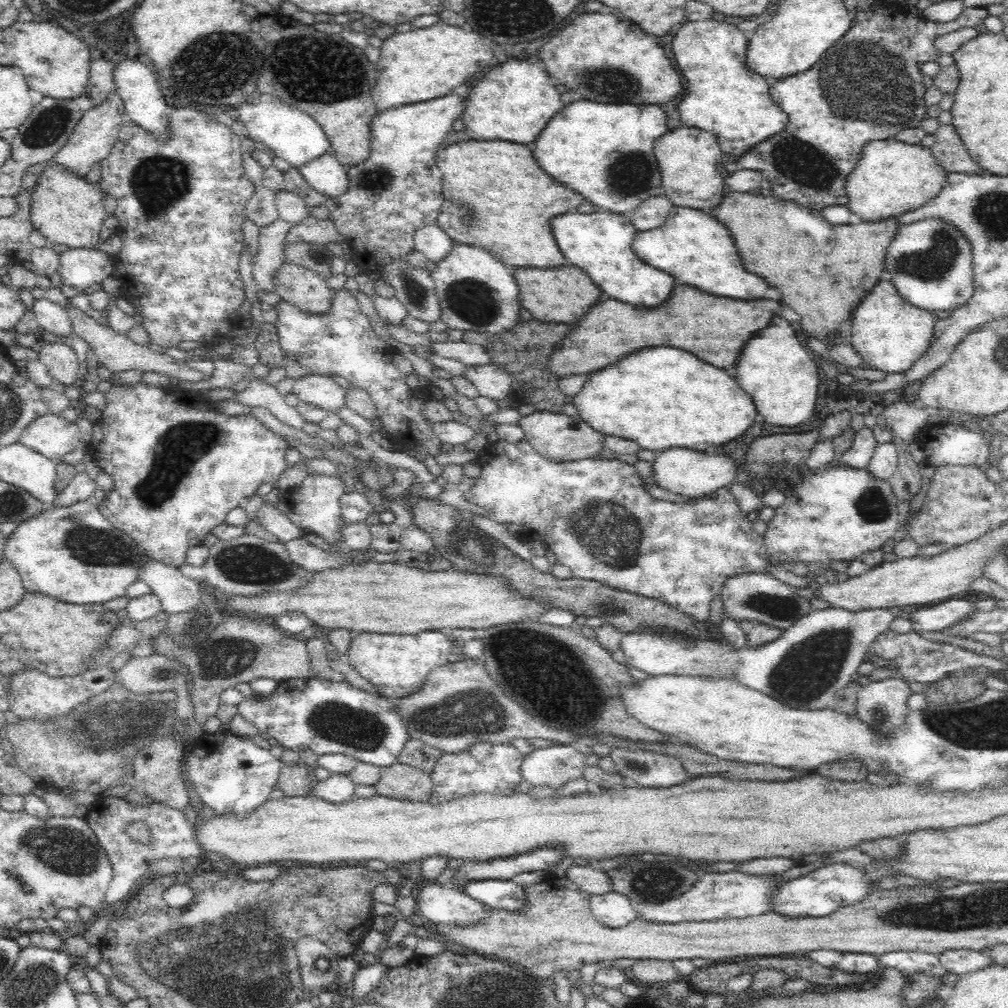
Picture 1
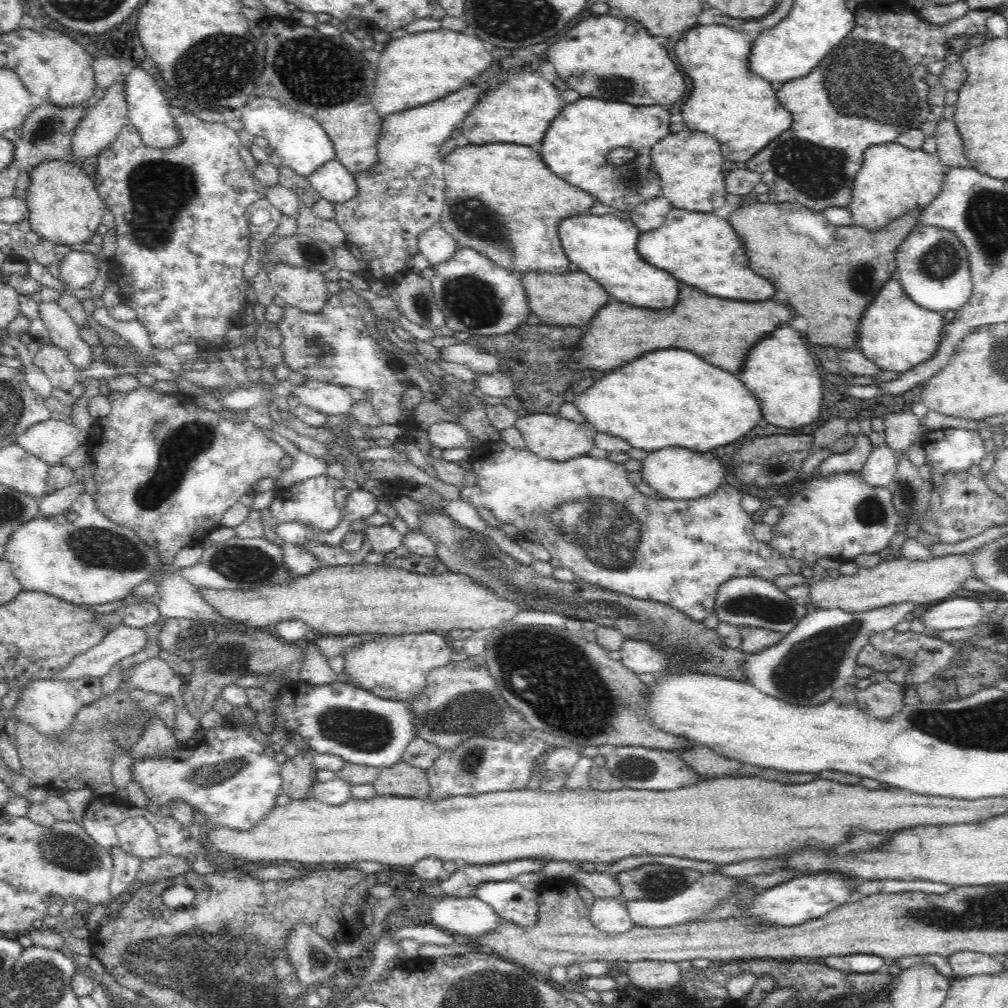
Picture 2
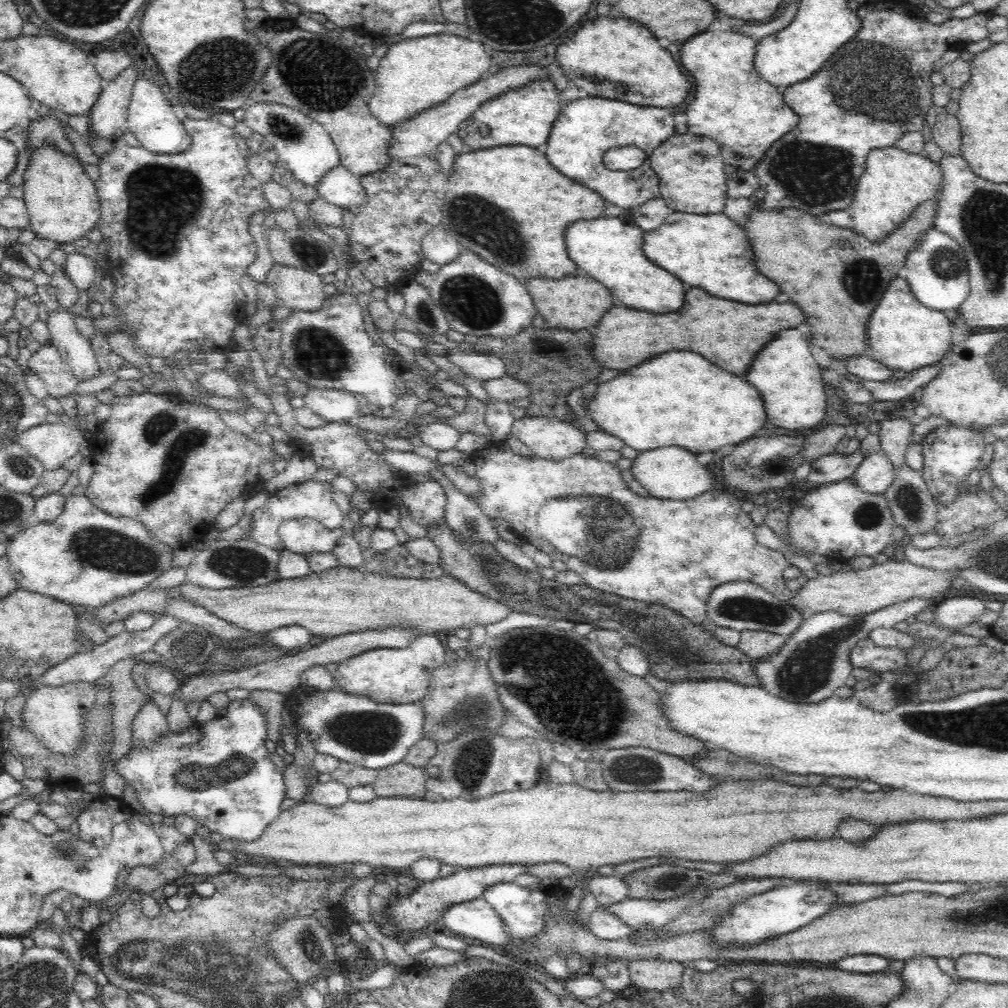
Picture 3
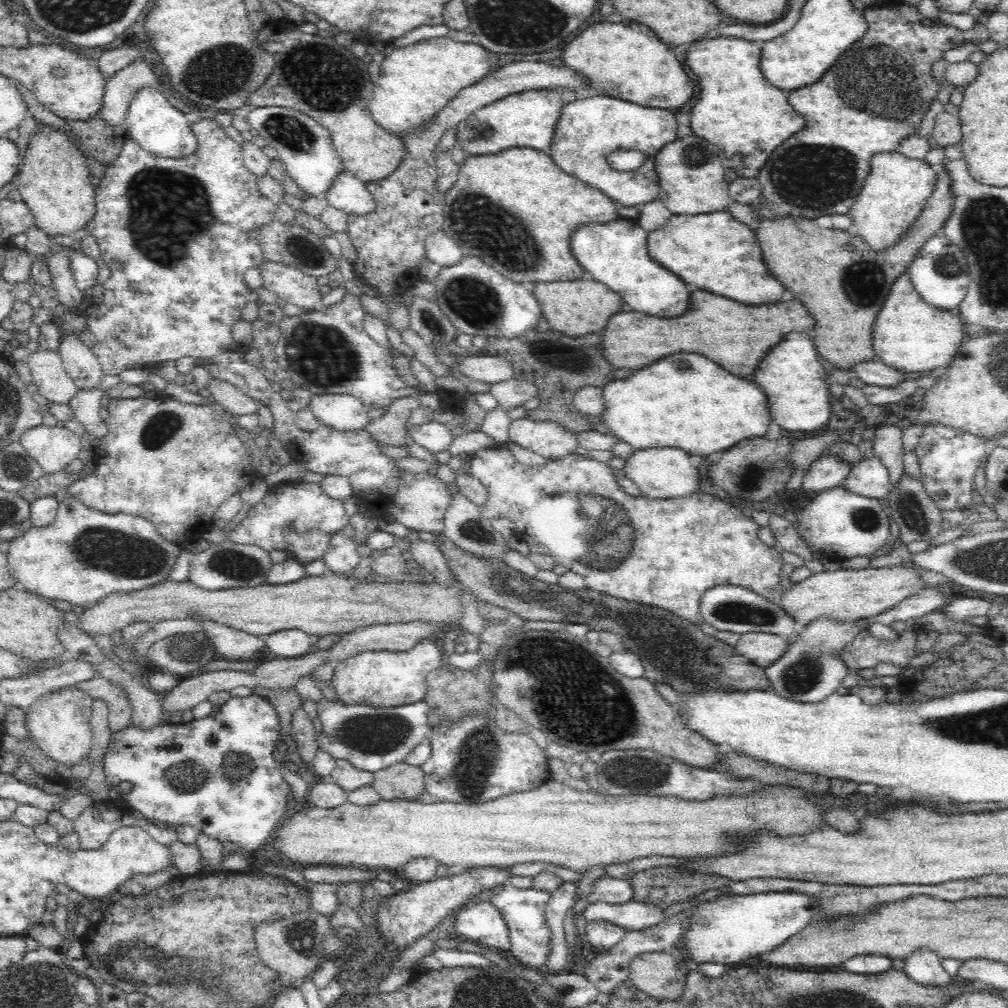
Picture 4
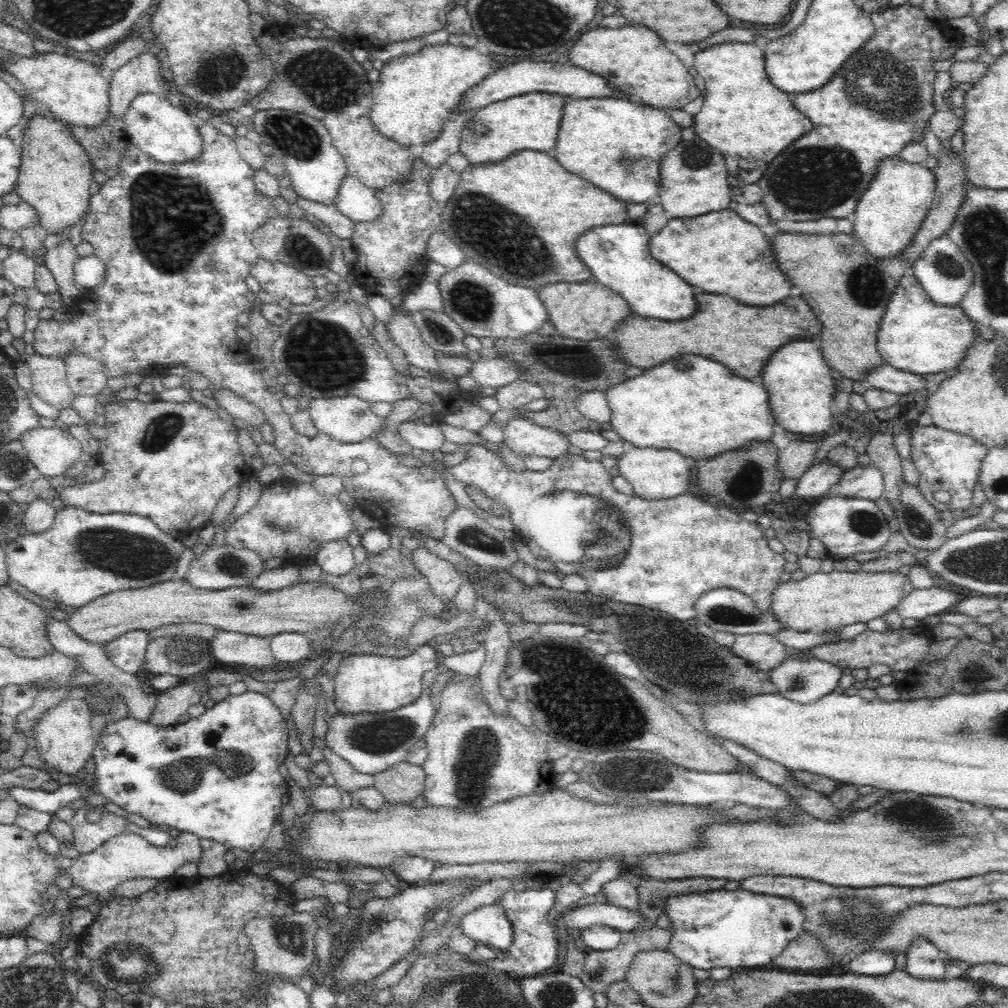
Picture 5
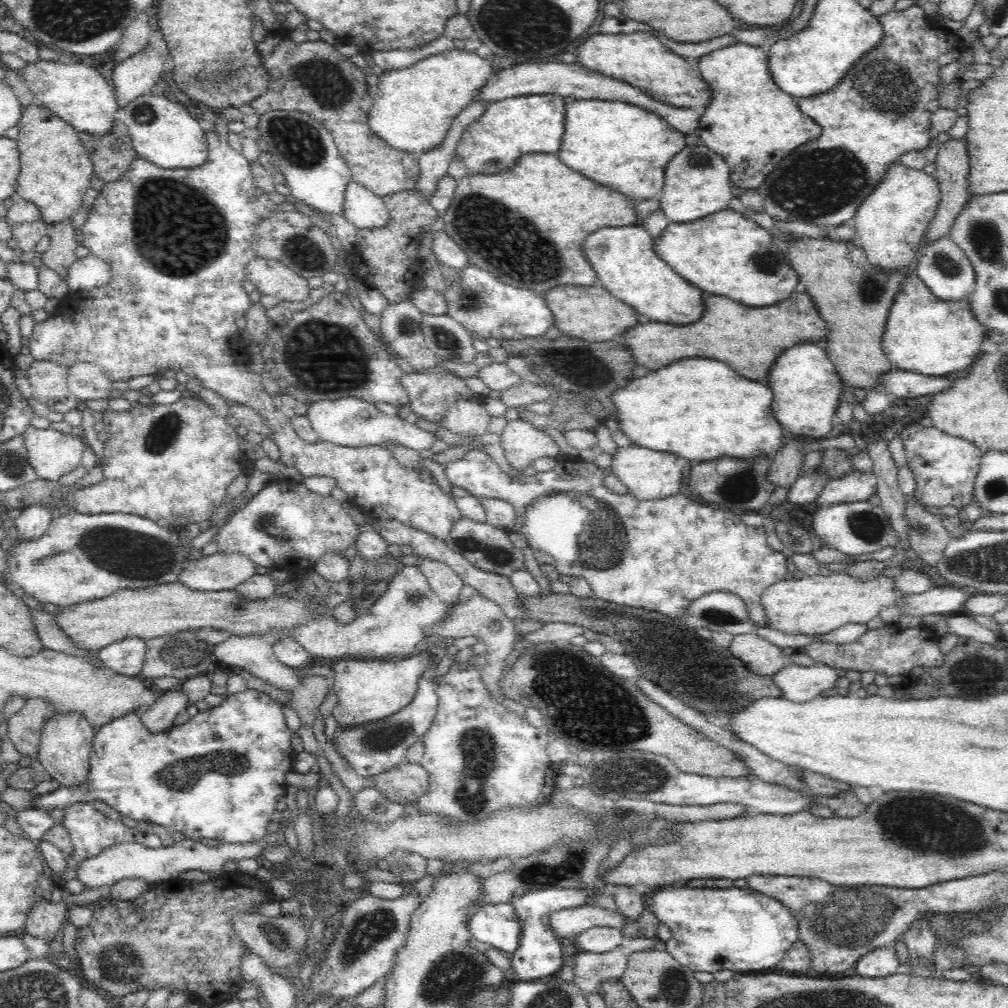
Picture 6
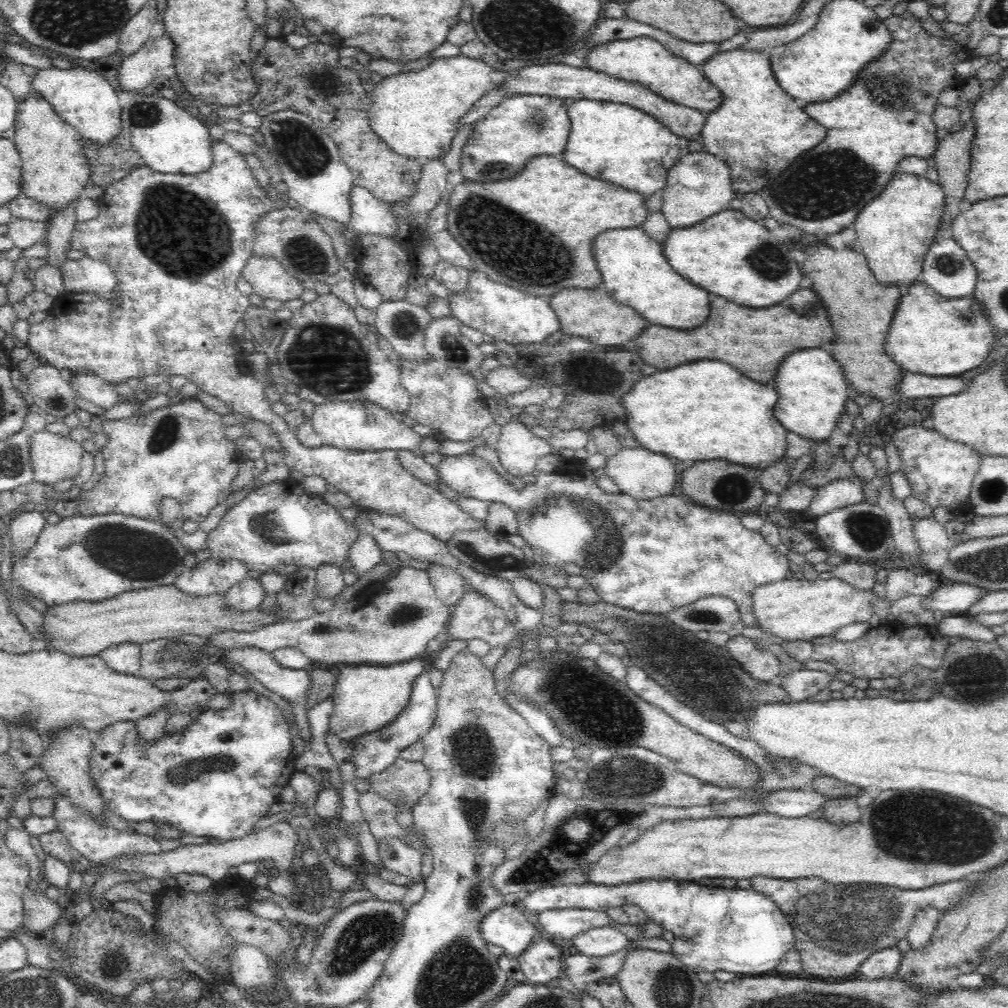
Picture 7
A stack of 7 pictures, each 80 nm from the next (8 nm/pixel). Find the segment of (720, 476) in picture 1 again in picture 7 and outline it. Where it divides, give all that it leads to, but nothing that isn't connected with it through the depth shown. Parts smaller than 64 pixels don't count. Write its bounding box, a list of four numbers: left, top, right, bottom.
[606,447,678,500]

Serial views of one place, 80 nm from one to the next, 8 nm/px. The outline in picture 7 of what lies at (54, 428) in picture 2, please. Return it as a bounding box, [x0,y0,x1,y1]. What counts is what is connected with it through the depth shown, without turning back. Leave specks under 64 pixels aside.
[29,430,85,485]

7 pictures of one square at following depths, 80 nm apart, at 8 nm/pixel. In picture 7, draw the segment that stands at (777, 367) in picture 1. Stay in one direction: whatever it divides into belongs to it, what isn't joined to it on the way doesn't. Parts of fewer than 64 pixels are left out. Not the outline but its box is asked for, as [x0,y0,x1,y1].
[773,348,848,442]

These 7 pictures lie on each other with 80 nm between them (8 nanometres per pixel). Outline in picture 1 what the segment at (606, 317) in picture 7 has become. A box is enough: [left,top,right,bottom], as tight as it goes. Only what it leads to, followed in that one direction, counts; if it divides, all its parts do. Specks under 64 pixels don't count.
[512,264,603,325]

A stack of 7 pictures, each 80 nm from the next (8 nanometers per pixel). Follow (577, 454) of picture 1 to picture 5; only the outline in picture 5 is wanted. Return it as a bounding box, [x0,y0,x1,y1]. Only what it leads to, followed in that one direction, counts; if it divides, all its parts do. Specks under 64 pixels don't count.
[504,416,571,458]

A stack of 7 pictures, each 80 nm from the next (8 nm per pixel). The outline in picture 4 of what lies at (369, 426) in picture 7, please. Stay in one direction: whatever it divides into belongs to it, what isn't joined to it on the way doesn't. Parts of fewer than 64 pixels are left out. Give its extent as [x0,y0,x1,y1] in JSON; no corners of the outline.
[307,393,456,455]

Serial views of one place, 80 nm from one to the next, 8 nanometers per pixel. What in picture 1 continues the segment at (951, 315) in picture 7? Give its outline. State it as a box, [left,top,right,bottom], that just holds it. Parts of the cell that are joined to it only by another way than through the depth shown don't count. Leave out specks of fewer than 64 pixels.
[850,280,936,373]

